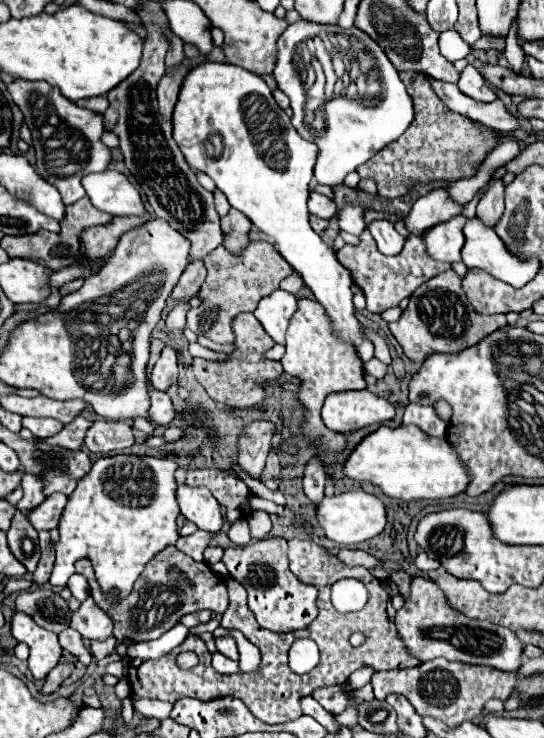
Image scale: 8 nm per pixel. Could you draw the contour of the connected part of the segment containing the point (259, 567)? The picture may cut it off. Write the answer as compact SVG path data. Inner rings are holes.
M263 538L249 546L231 546L223 554L223 564L229 574L241 582L249 594L249 608L253 610L261 628L285 634L307 628L317 618L317 588L303 586L287 564L287 540L285 538Z

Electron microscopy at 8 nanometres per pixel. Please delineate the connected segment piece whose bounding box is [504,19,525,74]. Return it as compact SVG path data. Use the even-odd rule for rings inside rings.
M515 19L509 30L509 34L505 40L504 54L513 71L517 74L520 73L523 64L525 53L523 49L517 43L517 20Z

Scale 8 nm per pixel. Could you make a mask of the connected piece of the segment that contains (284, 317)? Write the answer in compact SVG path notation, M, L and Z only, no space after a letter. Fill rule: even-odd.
M277 290L269 294L267 298L263 298L253 314L261 322L265 332L277 344L285 346L285 332L287 332L289 320L295 314L295 310L297 310L297 298L289 292Z

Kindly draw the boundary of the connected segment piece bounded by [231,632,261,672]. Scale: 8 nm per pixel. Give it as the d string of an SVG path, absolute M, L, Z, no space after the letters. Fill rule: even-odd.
M233 632L231 636L235 638L235 642L239 646L239 654L241 654L241 658L239 658L239 670L241 672L253 672L253 670L257 670L259 664L261 664L261 652L259 652L259 648L253 646L241 632Z

